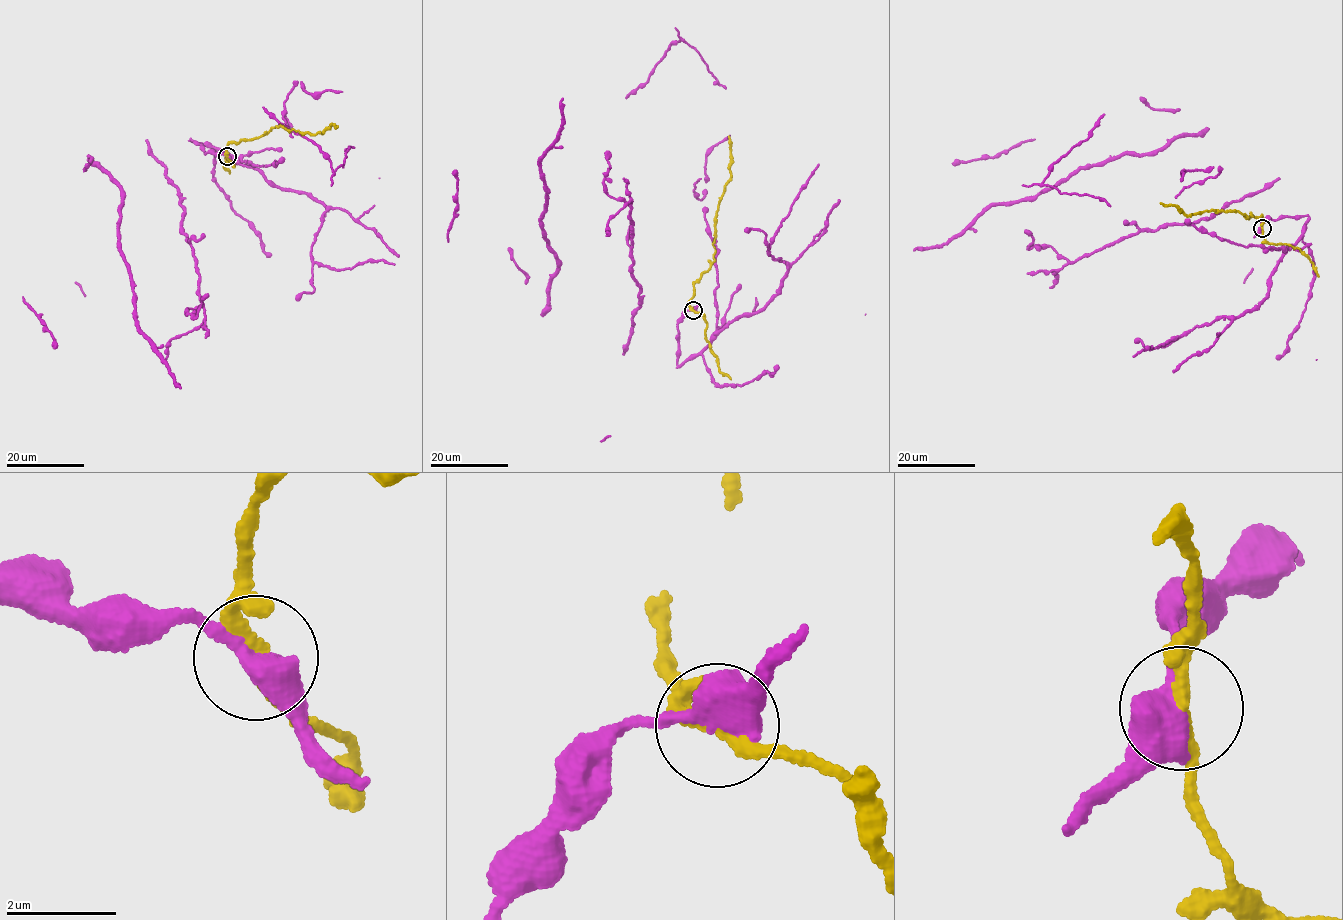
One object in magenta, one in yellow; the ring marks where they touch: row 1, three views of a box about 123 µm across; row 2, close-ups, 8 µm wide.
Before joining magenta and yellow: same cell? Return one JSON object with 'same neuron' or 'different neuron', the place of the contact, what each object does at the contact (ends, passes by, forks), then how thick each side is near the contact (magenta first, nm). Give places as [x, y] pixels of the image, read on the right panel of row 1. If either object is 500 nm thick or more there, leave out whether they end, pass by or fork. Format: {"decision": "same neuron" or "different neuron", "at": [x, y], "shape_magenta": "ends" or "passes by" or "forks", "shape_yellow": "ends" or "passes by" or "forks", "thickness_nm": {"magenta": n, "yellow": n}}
{"decision": "different neuron", "at": [1262, 228], "thickness_nm": {"magenta": 500, "yellow": 240}}

